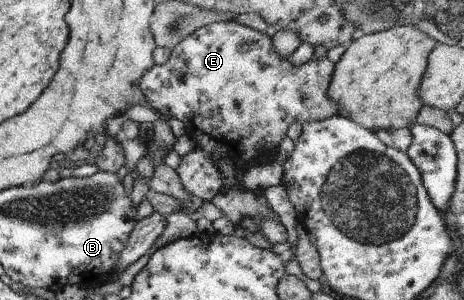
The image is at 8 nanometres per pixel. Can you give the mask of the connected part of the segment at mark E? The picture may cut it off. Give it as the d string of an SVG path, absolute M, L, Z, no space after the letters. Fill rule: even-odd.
M234 20L216 21L197 28L194 32L191 32L188 36L184 36L182 40L174 44L170 50L169 57L161 65L153 64L152 68L148 68L148 70L144 72L144 76L140 79L140 92L142 92L148 107L158 112L160 115L180 120L184 125L185 134L190 136L190 140L194 142L194 148L192 148L192 151L180 158L180 163L174 170L183 186L183 189L194 196L198 196L200 200L210 201L212 195L220 190L220 188L223 188L222 175L218 168L212 163L211 156L214 153L219 154L220 152L226 152L228 154L233 154L234 160L231 160L231 162L236 162L236 166L240 166L240 168L244 168L246 164L252 166L254 165L252 160L254 160L255 153L258 152L258 154L260 154L260 152L263 152L264 150L276 149L279 142L283 138L286 138L286 128L288 128L290 124L298 123L302 126L302 124L306 124L306 122L314 122L330 118L330 116L336 115L336 112L338 112L338 103L332 102L332 100L326 96L326 88L328 84L330 84L330 76L332 76L334 68L332 62L326 59L326 57L322 57L321 59L316 60L310 59L304 62L304 64L294 66L294 64L291 64L290 56L282 58L282 56L274 54L272 40L270 37L266 36L264 32L252 30L252 28L238 24L238 22Z

